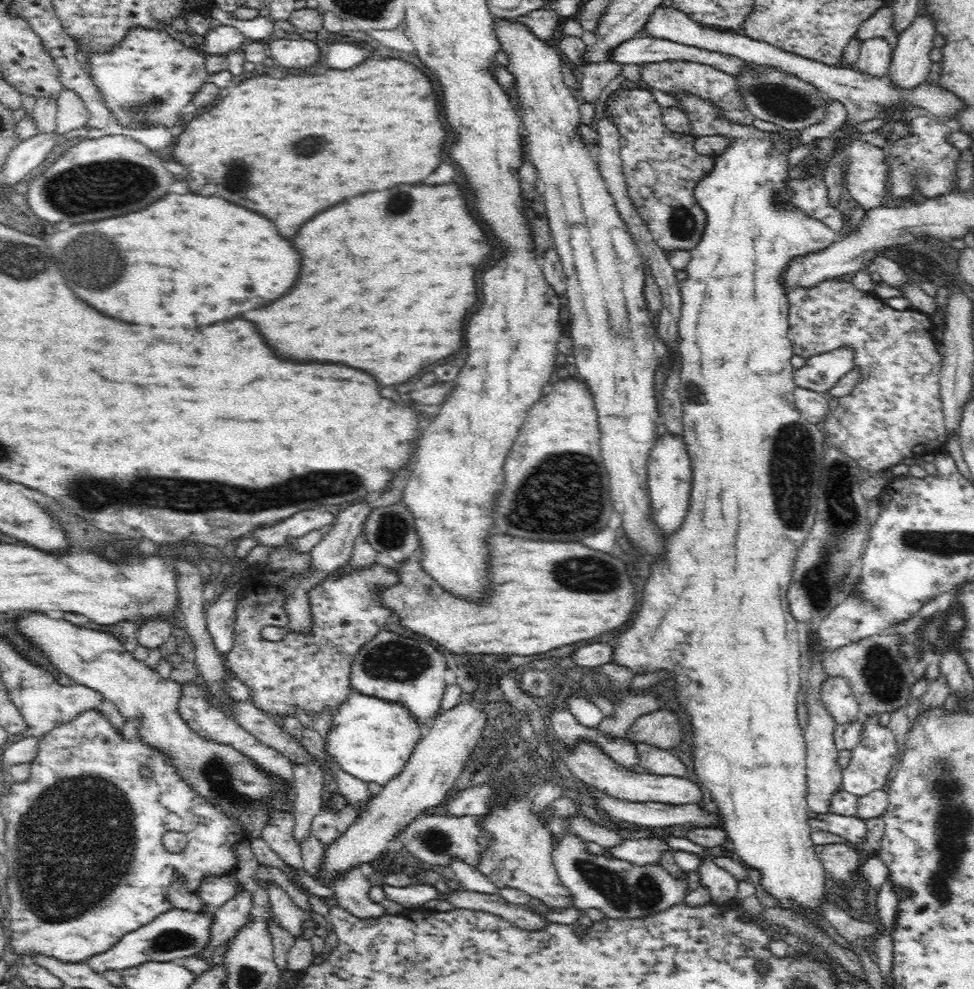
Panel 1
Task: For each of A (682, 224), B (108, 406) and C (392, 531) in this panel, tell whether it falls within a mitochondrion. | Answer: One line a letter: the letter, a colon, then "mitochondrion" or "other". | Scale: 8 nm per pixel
A: mitochondrion
B: other
C: mitochondrion

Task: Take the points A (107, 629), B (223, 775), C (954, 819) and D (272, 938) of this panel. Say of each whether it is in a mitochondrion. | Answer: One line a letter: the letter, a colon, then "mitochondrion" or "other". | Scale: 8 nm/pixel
A: other
B: mitochondrion
C: mitochondrion
D: other

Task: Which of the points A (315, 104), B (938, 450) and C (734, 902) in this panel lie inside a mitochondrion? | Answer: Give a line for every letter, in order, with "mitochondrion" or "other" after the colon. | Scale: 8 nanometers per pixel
A: other
B: other
C: other

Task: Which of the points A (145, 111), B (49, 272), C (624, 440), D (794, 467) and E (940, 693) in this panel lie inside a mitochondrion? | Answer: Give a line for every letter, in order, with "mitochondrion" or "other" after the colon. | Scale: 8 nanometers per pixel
A: mitochondrion
B: mitochondrion
C: other
D: mitochondrion
E: other

